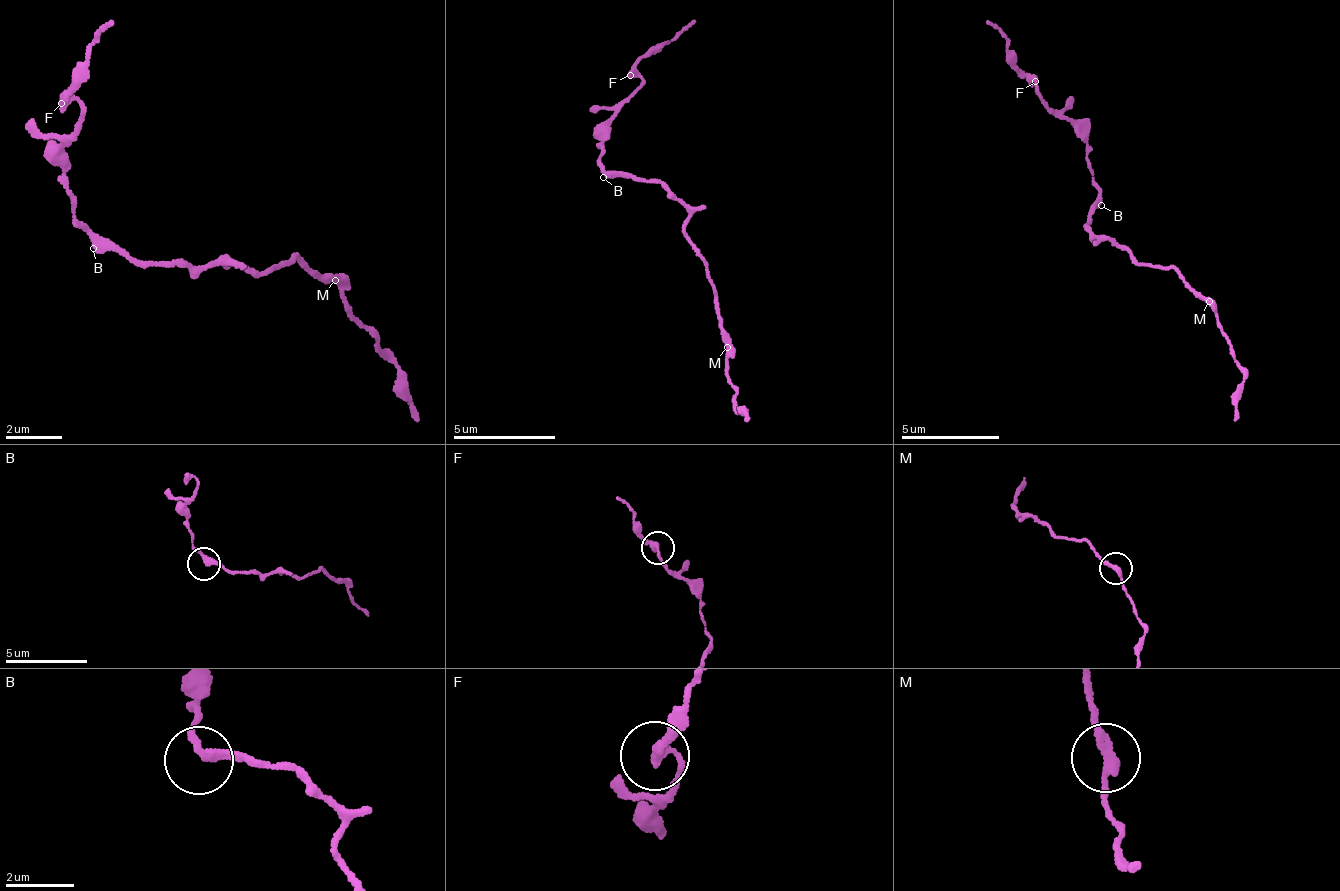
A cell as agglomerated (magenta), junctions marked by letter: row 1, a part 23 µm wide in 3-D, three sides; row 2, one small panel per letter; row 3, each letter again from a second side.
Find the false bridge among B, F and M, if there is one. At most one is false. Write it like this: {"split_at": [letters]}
{"split_at": []}

